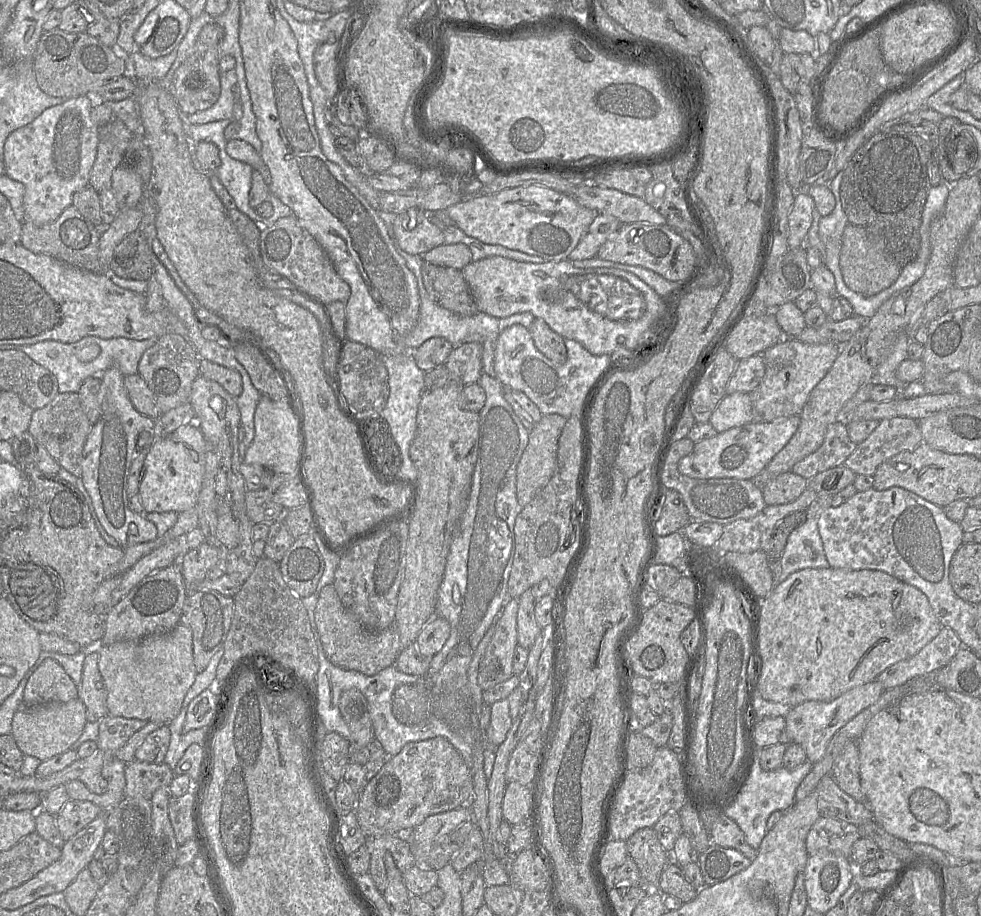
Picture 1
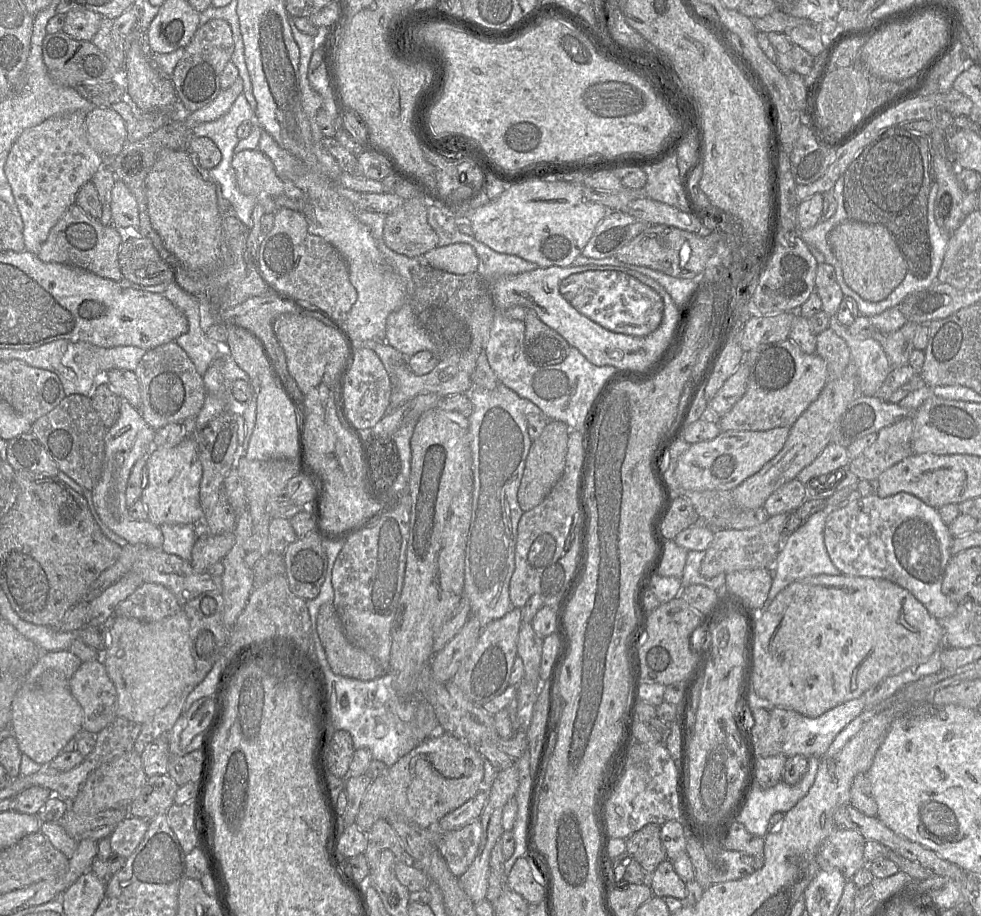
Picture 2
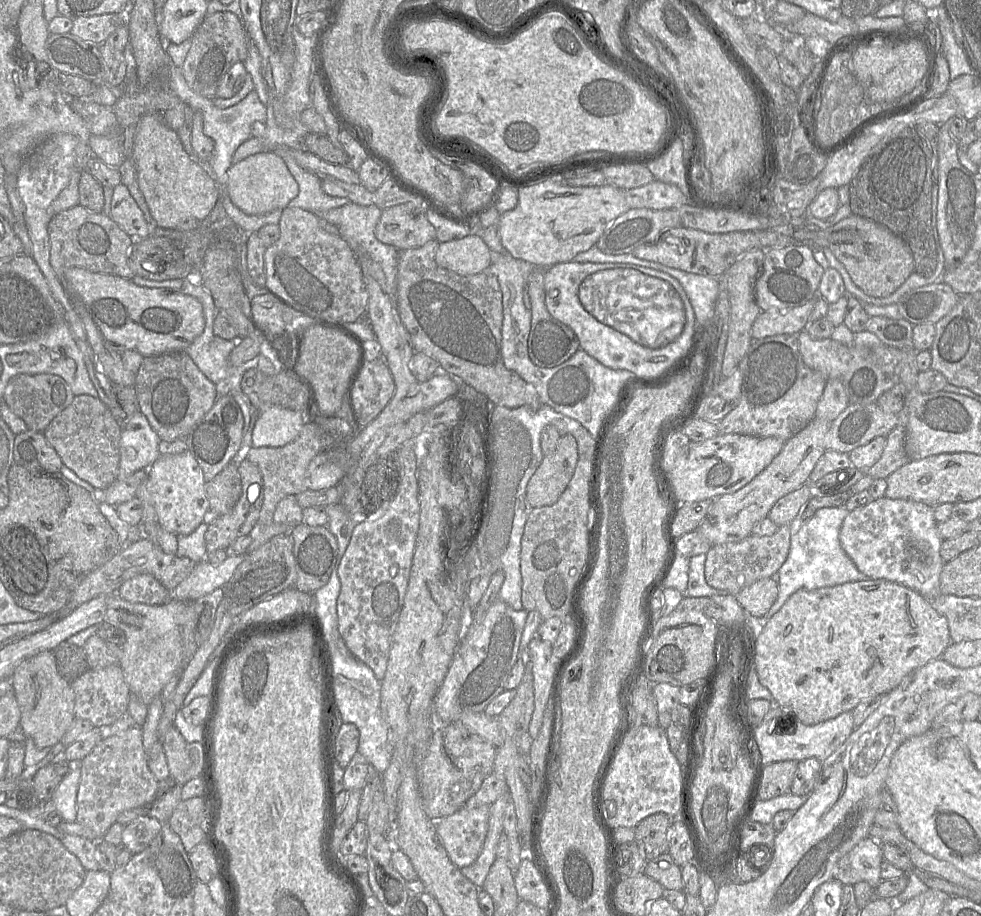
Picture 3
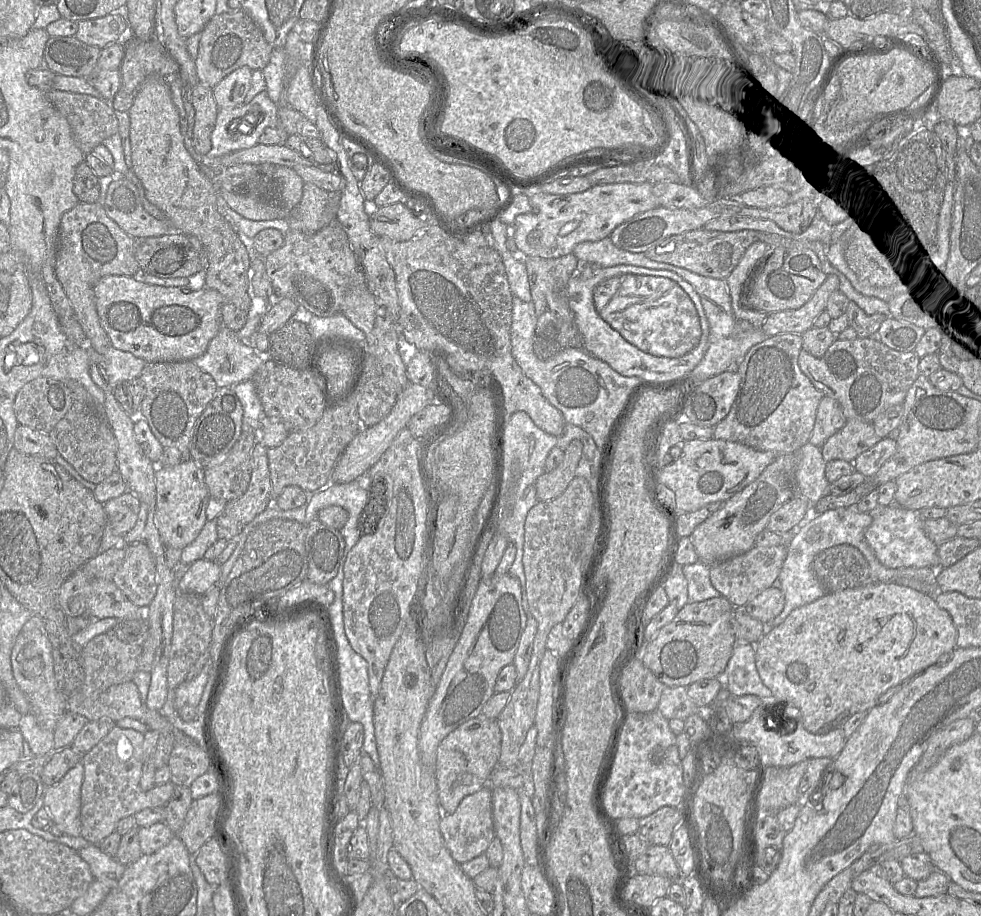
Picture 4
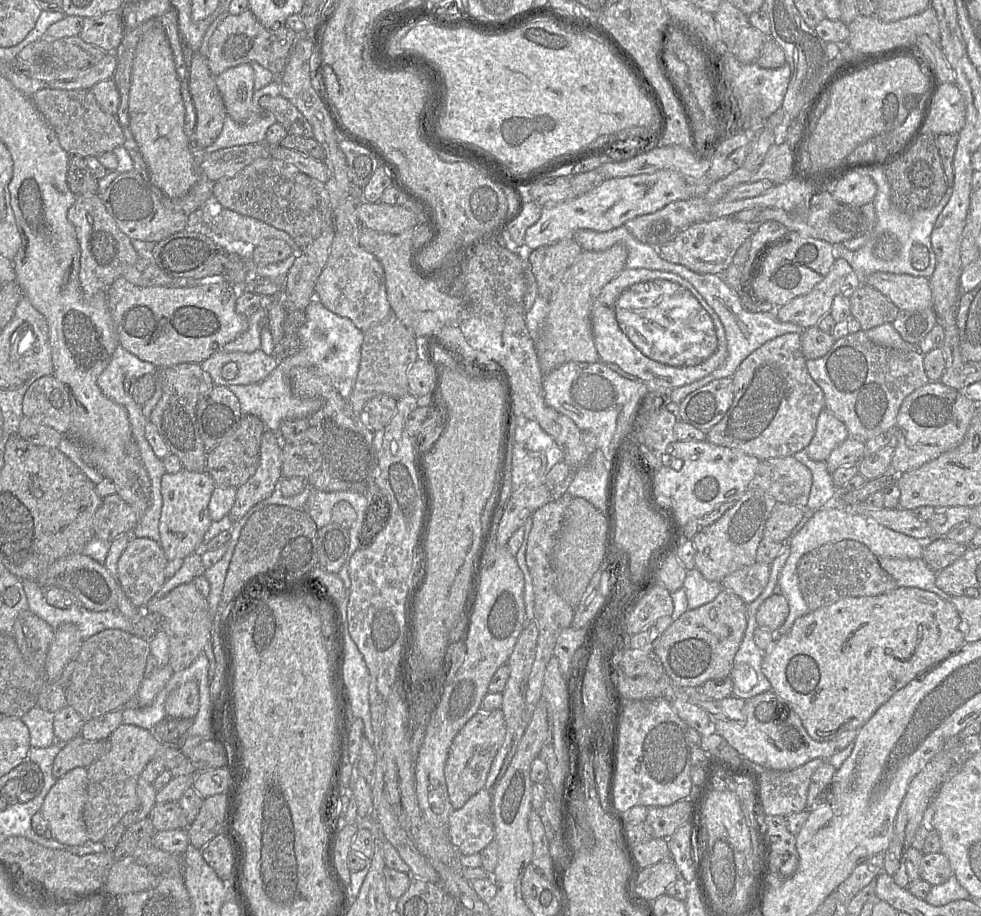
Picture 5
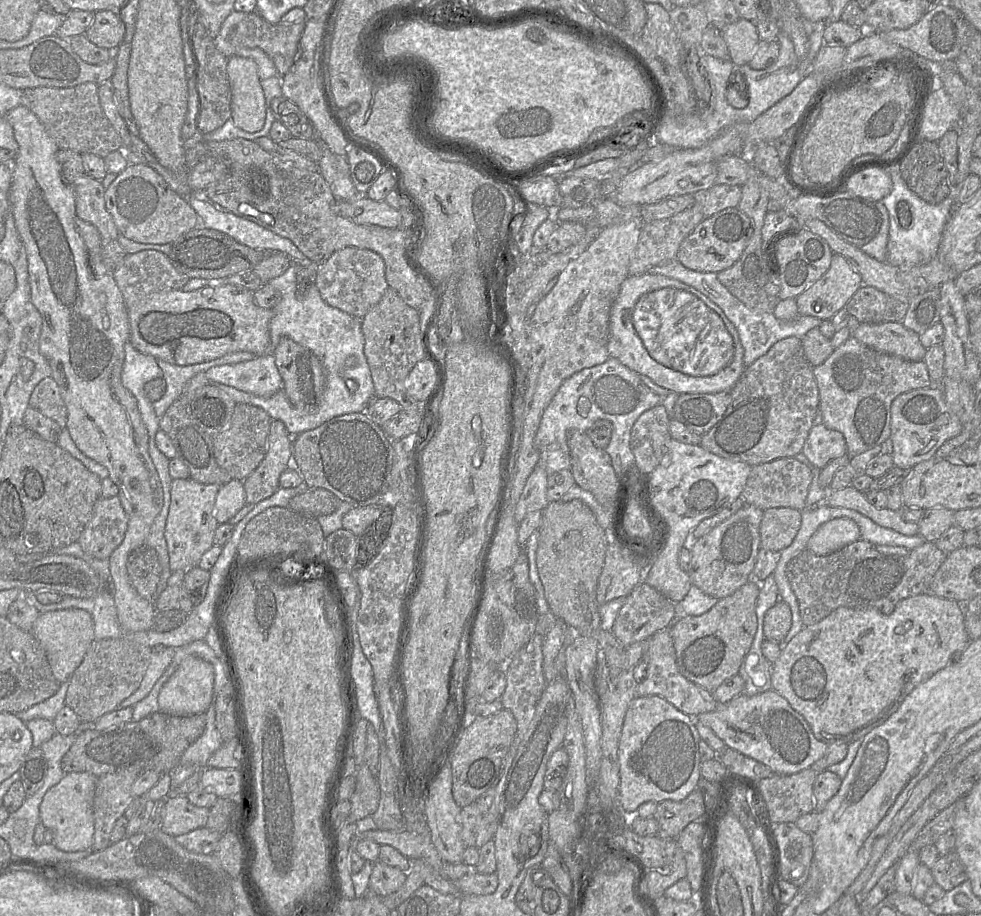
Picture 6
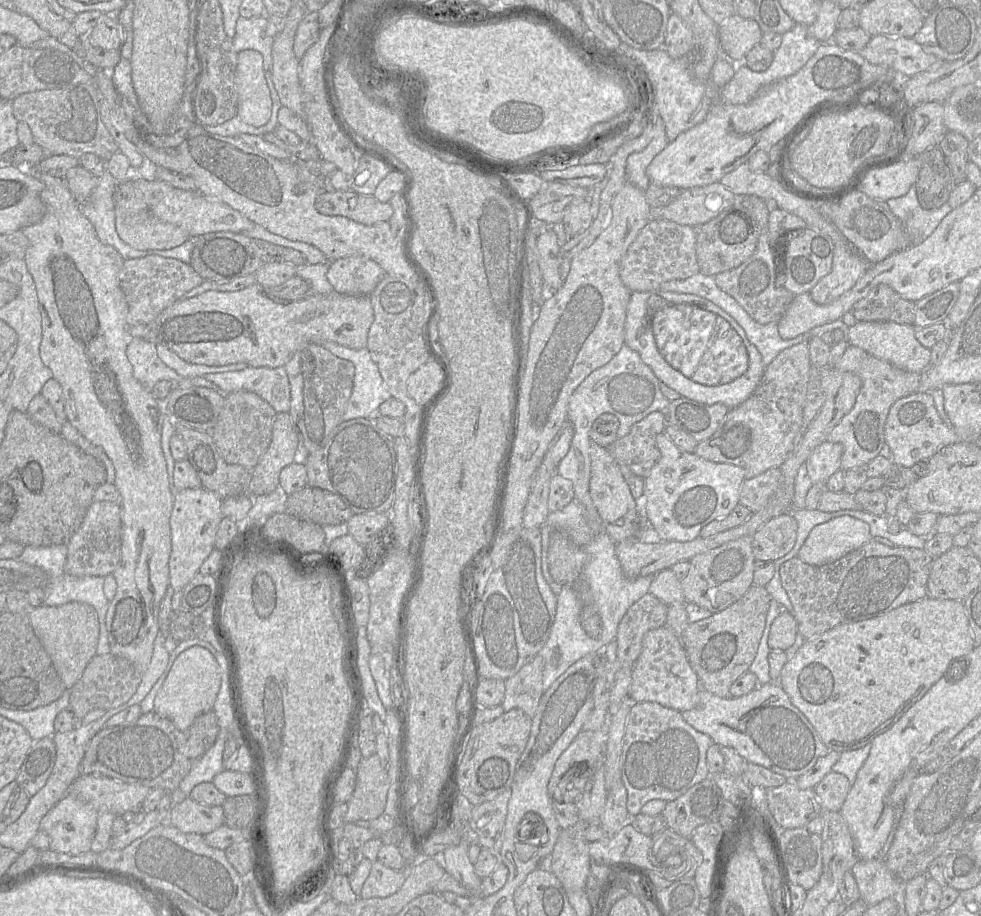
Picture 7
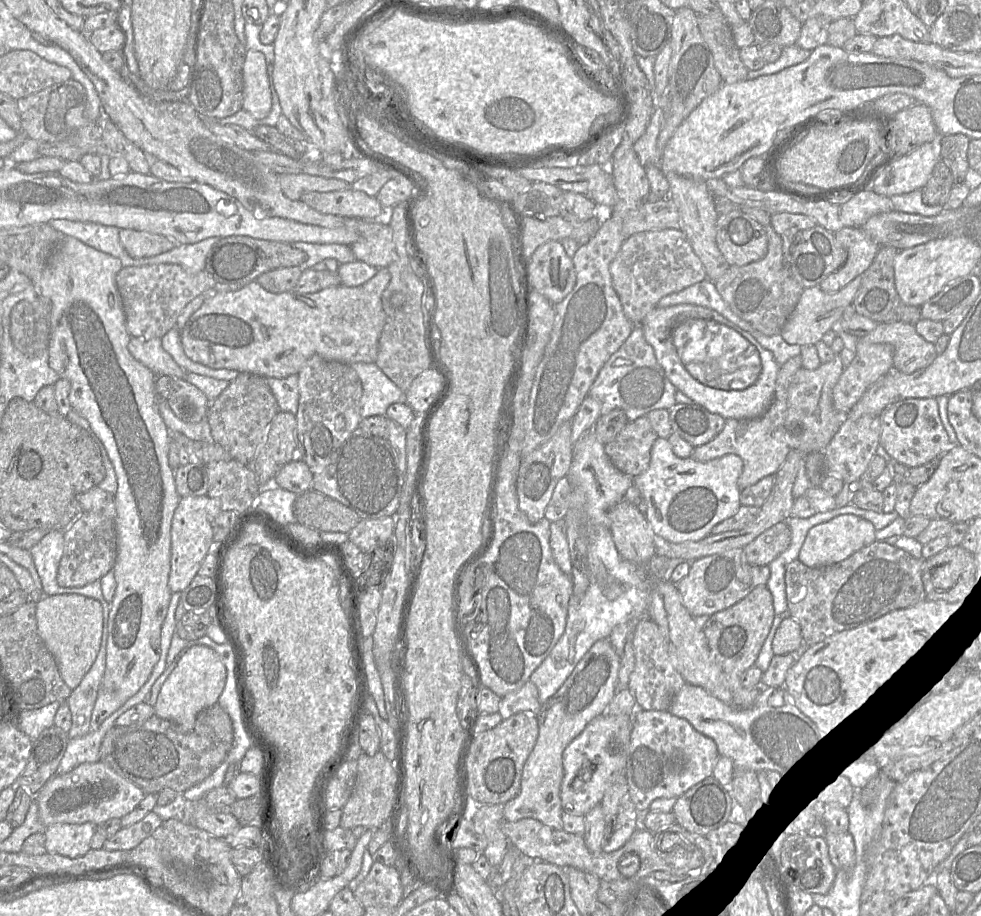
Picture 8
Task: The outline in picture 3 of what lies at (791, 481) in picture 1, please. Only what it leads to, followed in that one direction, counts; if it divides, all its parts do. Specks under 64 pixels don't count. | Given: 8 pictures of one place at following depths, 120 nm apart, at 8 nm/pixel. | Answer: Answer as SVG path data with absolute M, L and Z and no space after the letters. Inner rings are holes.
M807 482L776 501L767 517L778 527L791 524L811 497L811 488Z

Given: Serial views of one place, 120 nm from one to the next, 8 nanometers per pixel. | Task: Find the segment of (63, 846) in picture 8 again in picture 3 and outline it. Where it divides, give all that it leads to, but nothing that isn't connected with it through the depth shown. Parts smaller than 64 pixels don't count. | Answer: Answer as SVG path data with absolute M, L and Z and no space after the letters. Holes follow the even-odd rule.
M70 765L70 771L63 777L51 796L51 800L64 822L76 821L76 798L80 777L81 767Z

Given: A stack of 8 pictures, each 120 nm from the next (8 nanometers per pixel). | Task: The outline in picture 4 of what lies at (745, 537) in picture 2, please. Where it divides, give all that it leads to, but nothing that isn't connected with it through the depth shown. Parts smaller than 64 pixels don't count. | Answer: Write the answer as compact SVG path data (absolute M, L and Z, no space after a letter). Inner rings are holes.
M784 544L768 547L755 545L743 554L710 565L711 583L734 607L744 607L763 590L777 586L787 554L788 547Z

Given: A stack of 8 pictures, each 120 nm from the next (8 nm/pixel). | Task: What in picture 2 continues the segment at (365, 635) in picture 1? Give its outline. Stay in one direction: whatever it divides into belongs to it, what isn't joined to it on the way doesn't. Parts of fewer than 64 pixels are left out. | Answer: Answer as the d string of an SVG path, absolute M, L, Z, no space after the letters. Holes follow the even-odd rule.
M325 603L319 608L317 632L335 674L370 681L390 673L370 654L348 640L333 603Z

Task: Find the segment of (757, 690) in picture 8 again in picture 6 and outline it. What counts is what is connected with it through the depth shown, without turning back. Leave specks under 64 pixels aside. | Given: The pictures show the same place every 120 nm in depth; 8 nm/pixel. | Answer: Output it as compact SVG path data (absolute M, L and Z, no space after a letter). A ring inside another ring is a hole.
M751 579L731 595L719 599L707 612L698 616L685 616L668 628L673 640L679 671L685 678L713 693L726 679L738 674L757 631L756 602L760 584Z

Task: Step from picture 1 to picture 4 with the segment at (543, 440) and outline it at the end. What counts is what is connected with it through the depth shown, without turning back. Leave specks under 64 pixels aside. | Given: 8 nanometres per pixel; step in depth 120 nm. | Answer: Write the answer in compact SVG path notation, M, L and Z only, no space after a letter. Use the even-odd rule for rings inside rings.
M573 440L564 450L562 462L551 472L538 477L535 487L538 502L558 498L575 477L575 472L582 455L582 443Z

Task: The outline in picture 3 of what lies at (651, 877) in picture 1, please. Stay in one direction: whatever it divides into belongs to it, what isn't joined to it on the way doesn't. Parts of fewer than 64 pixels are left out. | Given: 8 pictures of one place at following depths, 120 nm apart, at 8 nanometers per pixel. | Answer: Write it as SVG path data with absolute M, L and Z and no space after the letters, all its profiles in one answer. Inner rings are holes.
M656 813L643 819L634 828L634 841L647 861L668 852L667 830L671 822L672 819L666 814Z

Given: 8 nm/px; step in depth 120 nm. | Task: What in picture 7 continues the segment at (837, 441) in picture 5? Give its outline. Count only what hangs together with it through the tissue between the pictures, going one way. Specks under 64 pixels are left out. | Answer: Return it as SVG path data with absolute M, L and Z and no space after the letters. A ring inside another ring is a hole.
M828 440L817 446L807 458L805 465L812 483L823 484L839 469L843 446Z

